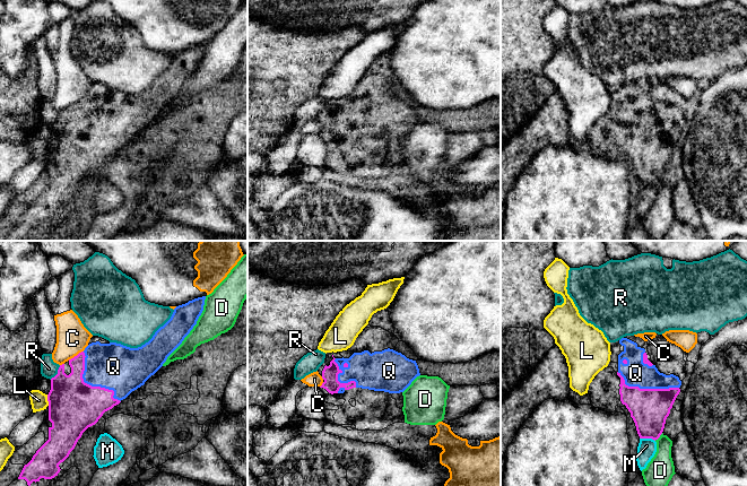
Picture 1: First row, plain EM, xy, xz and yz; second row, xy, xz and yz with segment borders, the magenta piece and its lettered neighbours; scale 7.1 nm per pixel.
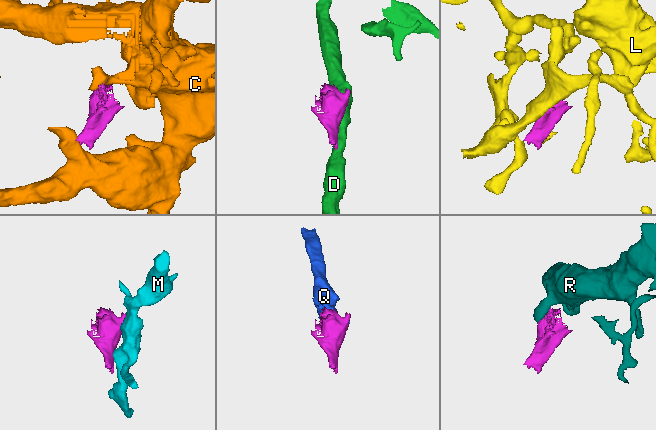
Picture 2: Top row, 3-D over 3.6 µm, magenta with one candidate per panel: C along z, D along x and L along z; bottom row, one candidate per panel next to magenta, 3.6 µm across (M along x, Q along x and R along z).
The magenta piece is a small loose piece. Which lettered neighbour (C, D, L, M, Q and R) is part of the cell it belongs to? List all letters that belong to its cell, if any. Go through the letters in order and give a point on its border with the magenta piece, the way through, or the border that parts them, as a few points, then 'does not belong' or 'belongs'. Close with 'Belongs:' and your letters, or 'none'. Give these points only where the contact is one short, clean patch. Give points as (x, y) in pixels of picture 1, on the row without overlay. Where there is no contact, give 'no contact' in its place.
C: meets magenta in xy at (75, 103); border along xy (83, 97), (68, 106); does not belong
D: meets magenta in yz at (658, 184); border along yz (662, 180), (654, 187); does not belong
L: meets magenta in xy at (48, 147); border along xy (46, 141), (49, 152); does not belong
M: meets magenta in yz at (648, 184); border along yz (640, 184), (651, 184), (654, 188); does not belong
Q: meets magenta in xy at (90, 132); belongs
R: meets magenta in xy at (58, 120); border along xy (60, 112), (57, 120), (50, 126); does not belong
Belongs: Q

